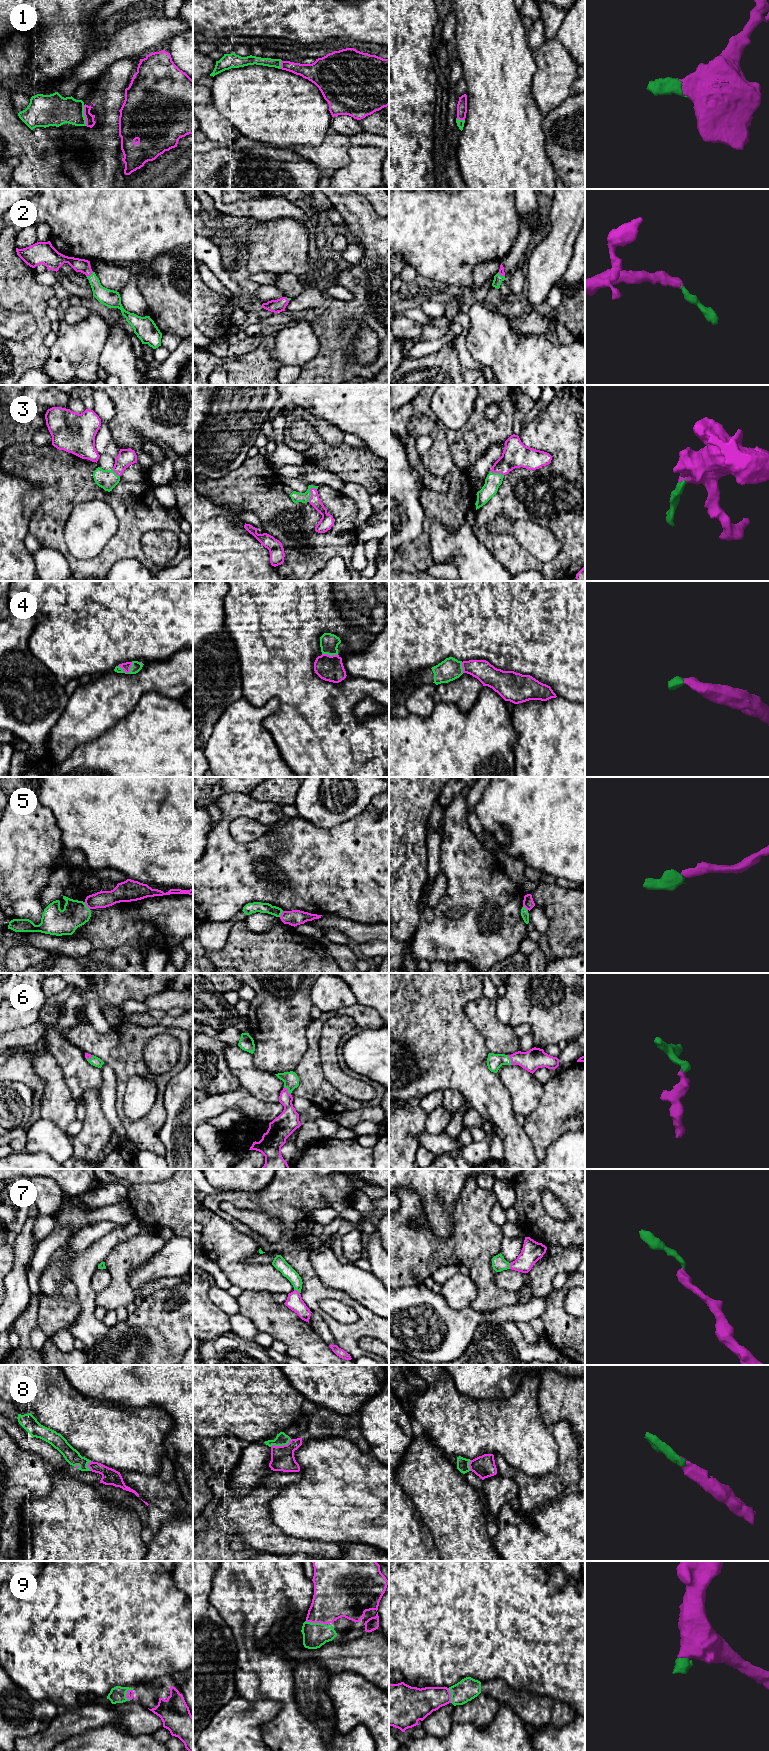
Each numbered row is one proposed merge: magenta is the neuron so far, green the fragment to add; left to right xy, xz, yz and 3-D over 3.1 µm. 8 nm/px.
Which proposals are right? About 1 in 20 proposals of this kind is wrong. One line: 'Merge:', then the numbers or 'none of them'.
Merge: 1, 2, 3, 4, 5, 6, 7, 8, 9

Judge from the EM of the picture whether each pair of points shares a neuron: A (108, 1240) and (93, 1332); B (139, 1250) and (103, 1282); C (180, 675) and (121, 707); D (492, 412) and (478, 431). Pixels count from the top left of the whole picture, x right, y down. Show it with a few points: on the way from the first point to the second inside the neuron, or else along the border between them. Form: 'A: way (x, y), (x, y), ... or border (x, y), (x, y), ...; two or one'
A: way (86, 1263), (86, 1309); one
B: border (106, 1269), (110, 1275), (110, 1282), (96, 1293); two
C: way (165, 677), (151, 677), (134, 692); one
D: border (494, 403), (485, 410), (485, 417), (489, 421); two

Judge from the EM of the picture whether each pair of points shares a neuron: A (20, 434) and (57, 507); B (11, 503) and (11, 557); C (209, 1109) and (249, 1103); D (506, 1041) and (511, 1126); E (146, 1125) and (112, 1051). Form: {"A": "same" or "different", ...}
{"A": "different", "B": "same", "C": "same", "D": "different", "E": "same"}

